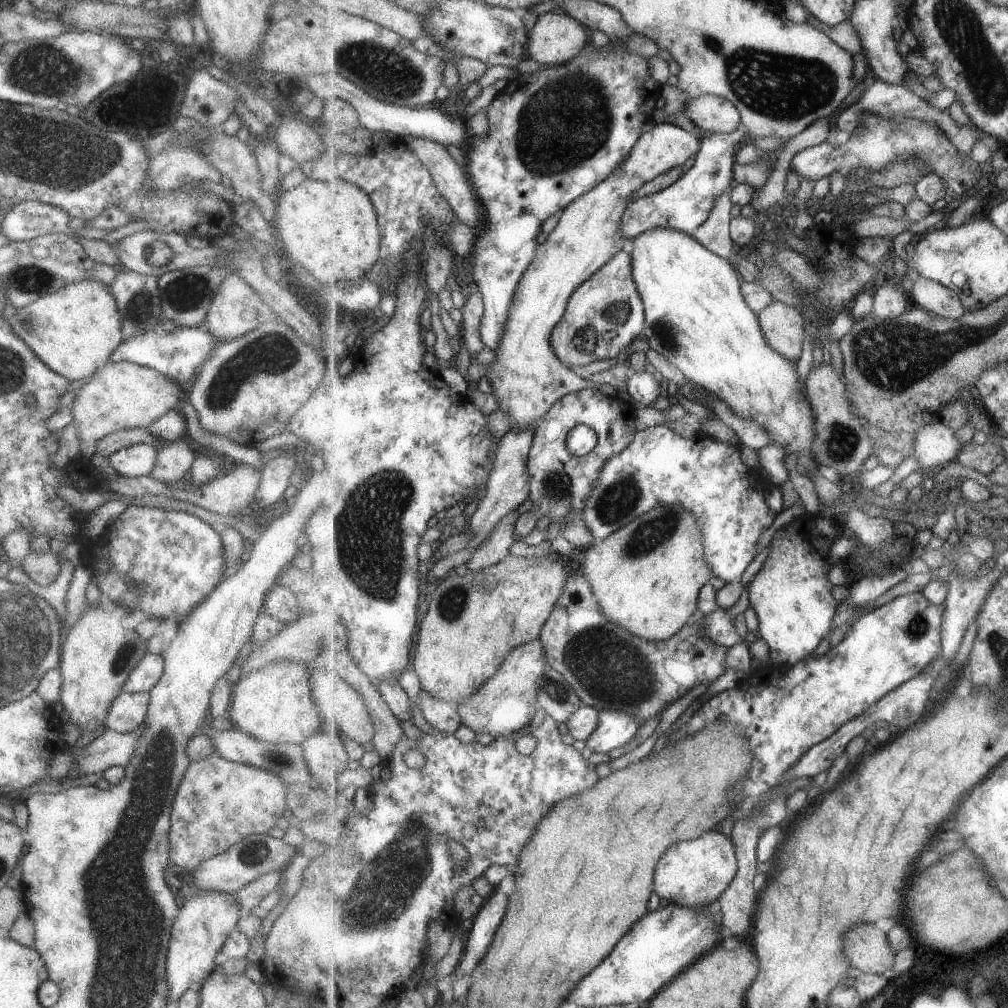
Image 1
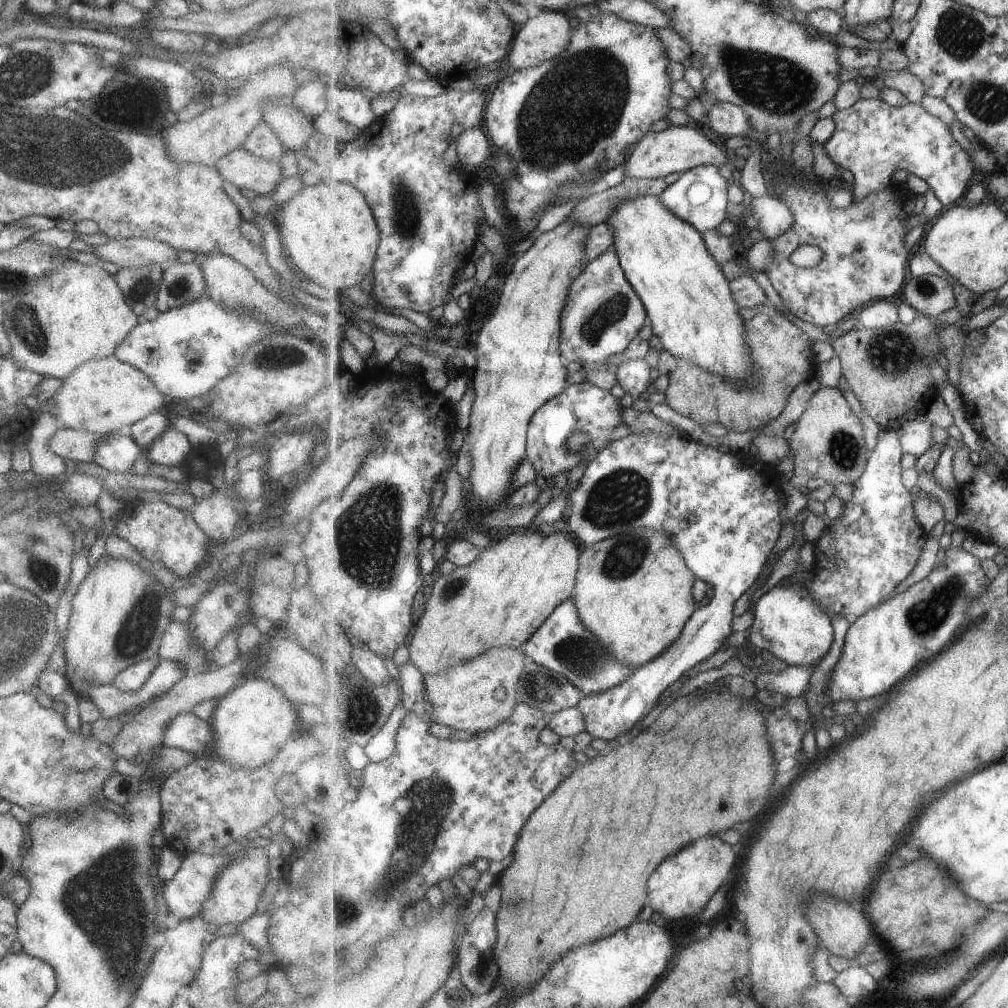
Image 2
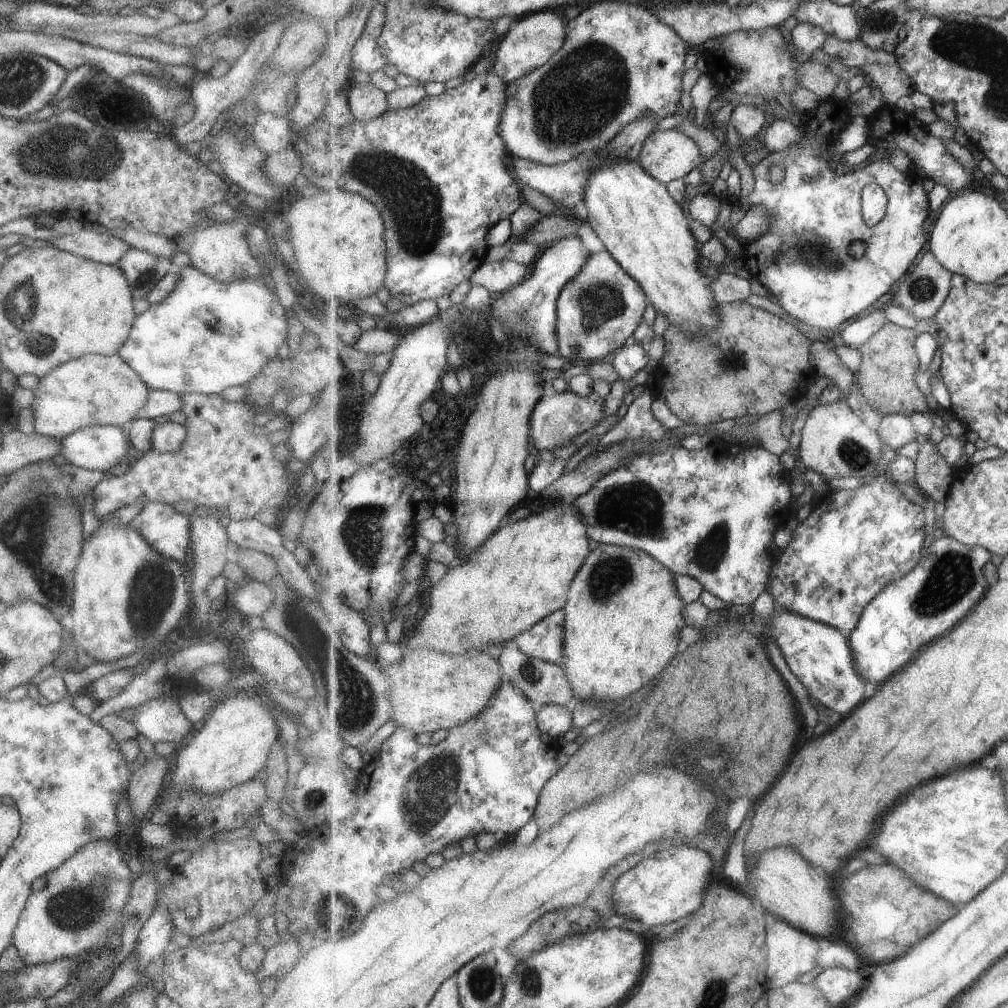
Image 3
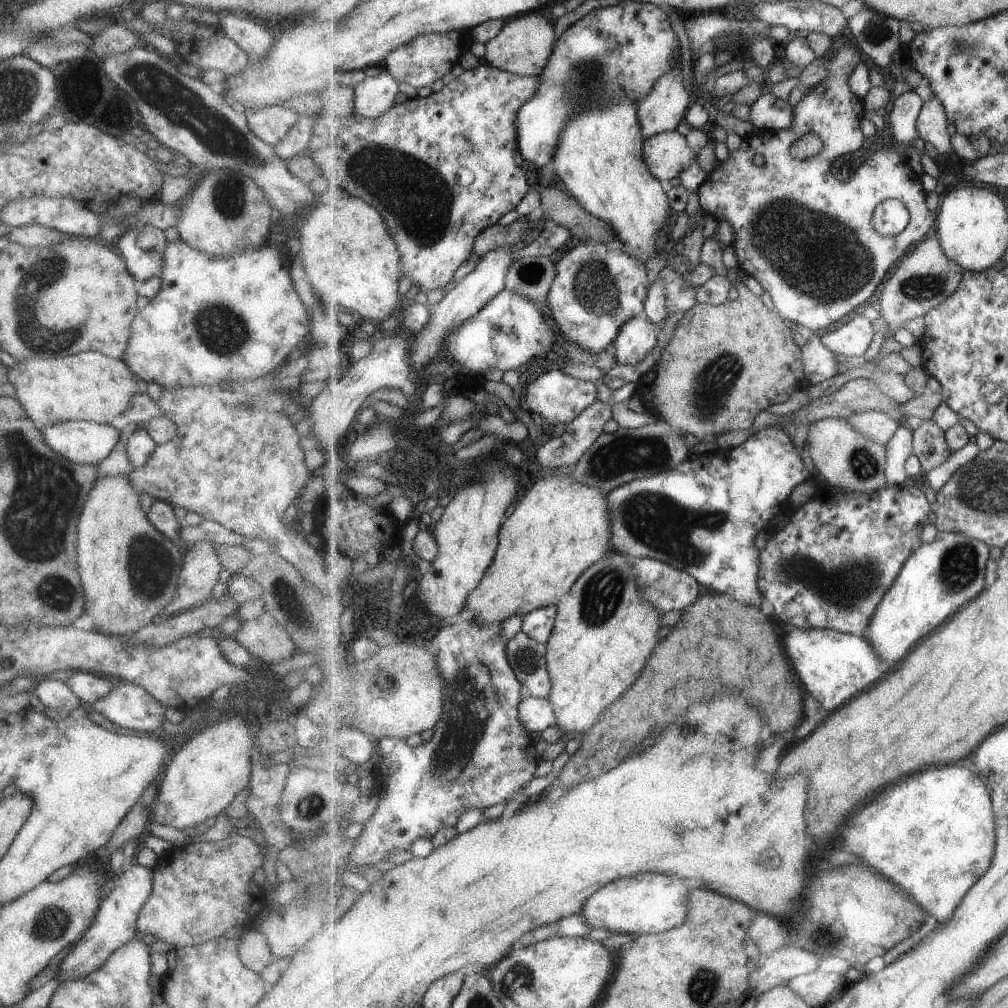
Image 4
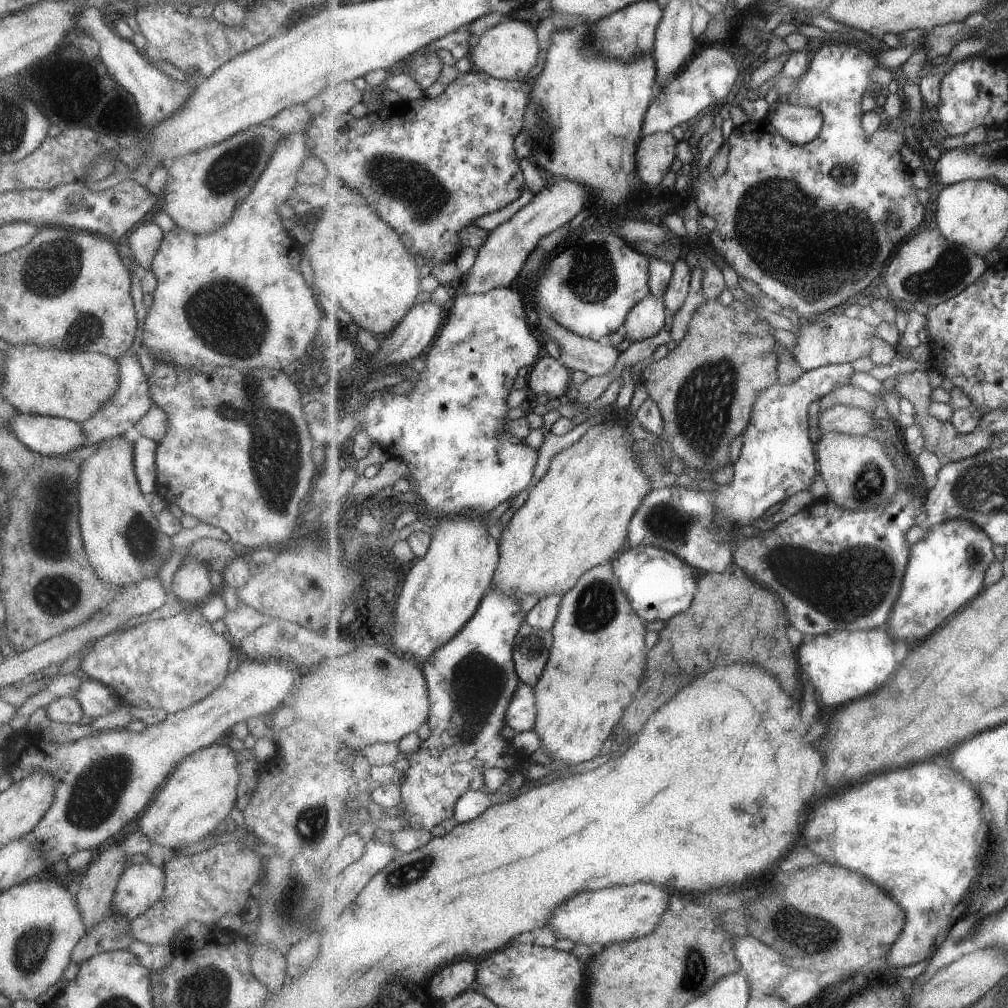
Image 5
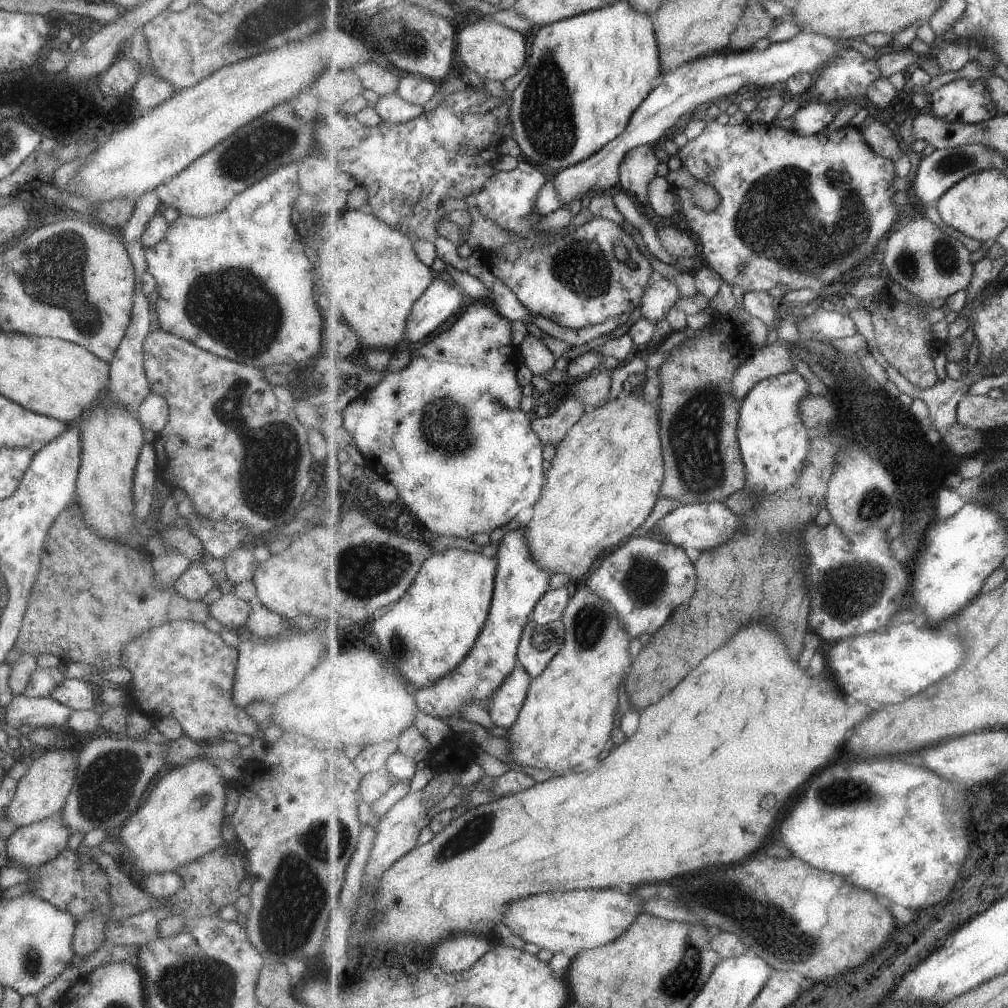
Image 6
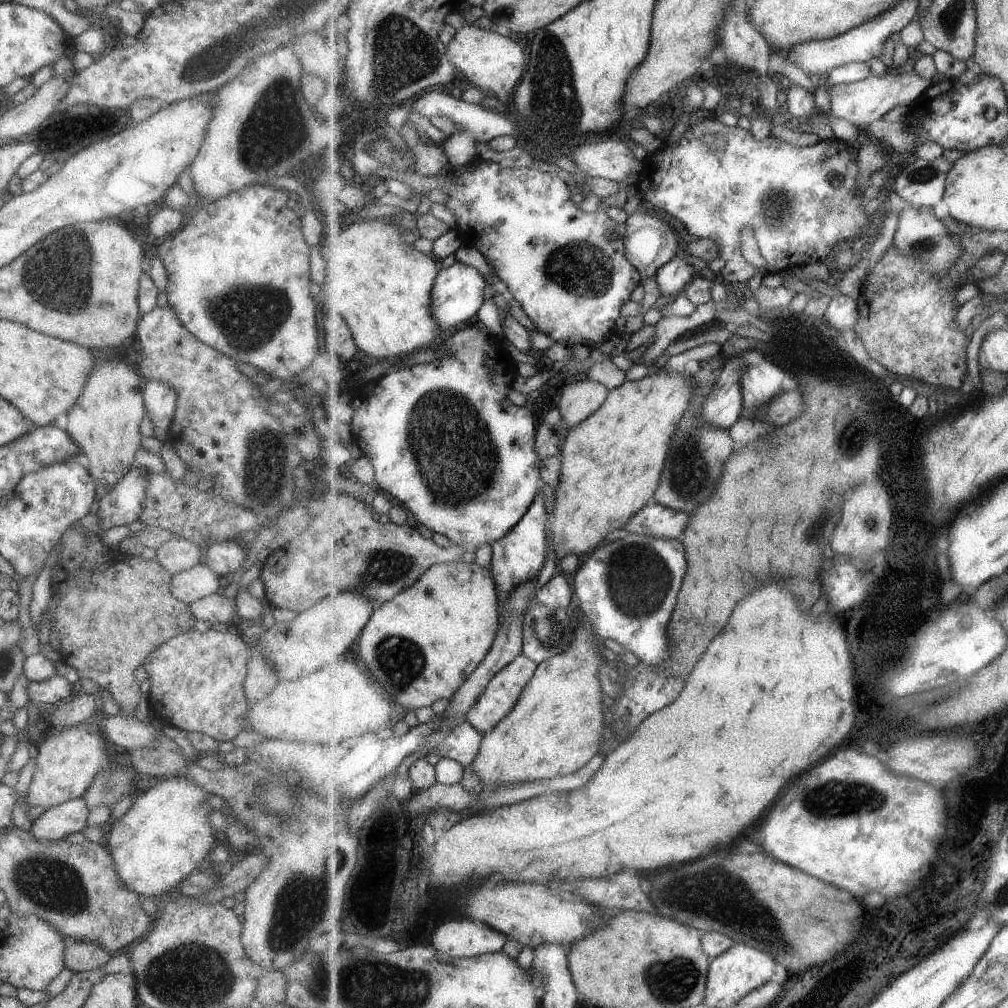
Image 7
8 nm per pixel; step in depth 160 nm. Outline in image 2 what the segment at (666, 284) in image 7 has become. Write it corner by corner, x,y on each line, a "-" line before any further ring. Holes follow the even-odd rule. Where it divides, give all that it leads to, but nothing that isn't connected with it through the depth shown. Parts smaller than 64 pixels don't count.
628,359
620,362
616,368
618,384
635,399
651,384
651,366
645,360

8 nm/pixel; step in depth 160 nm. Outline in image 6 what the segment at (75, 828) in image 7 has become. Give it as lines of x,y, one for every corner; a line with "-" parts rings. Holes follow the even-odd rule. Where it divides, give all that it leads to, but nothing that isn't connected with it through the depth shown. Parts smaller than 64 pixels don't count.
57,811
40,821
28,824
24,827
15,829
12,834
6,838
4,849
6,856
12,859
19,867
36,867
44,862
55,858
67,844
67,838
71,834
70,830
63,826
60,812

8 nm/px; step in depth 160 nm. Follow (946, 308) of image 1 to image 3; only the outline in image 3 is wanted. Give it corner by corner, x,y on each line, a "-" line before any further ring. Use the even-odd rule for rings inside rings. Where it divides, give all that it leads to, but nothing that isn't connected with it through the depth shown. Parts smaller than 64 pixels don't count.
929,250
905,281
893,291
891,303
913,314
917,321
929,320
945,304
953,286
954,275

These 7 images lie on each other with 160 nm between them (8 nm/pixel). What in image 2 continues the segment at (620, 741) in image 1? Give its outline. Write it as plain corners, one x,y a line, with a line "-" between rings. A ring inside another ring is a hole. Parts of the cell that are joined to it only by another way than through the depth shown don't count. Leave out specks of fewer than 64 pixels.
630,433
596,454
587,464
577,488
570,494
572,514
567,520
568,526
587,546
635,529
665,529
696,577
714,589
712,601
696,610
671,648
647,665
640,666
619,686
581,699
577,707
584,714
586,730
591,738
611,742
625,734
631,737
671,684
675,684
687,670
723,649
731,638
735,602
762,578
784,522
779,502
783,482
780,474
774,466
750,456
724,447
705,446
686,434
664,437
657,433

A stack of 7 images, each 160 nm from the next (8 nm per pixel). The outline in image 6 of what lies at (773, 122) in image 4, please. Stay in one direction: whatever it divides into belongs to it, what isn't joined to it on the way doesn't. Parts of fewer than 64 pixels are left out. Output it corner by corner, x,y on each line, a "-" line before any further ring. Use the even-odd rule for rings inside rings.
845,101
830,105
819,102
802,103
791,116
795,132
805,136
817,135
820,130
825,130
835,120
844,103

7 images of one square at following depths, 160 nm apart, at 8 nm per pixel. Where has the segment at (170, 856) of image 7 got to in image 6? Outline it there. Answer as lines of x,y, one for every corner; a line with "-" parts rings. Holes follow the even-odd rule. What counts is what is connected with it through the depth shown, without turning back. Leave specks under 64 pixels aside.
203,756
189,759
185,765
175,764
165,776
161,776
152,784
145,796
145,800
125,819
120,826
119,844
122,844
131,856
130,863
137,876
144,877
151,873
175,871
179,865
195,860
210,850
219,848
226,843
221,839
219,829
223,822
223,806
225,806
225,786
227,783
221,779
221,773
213,763

